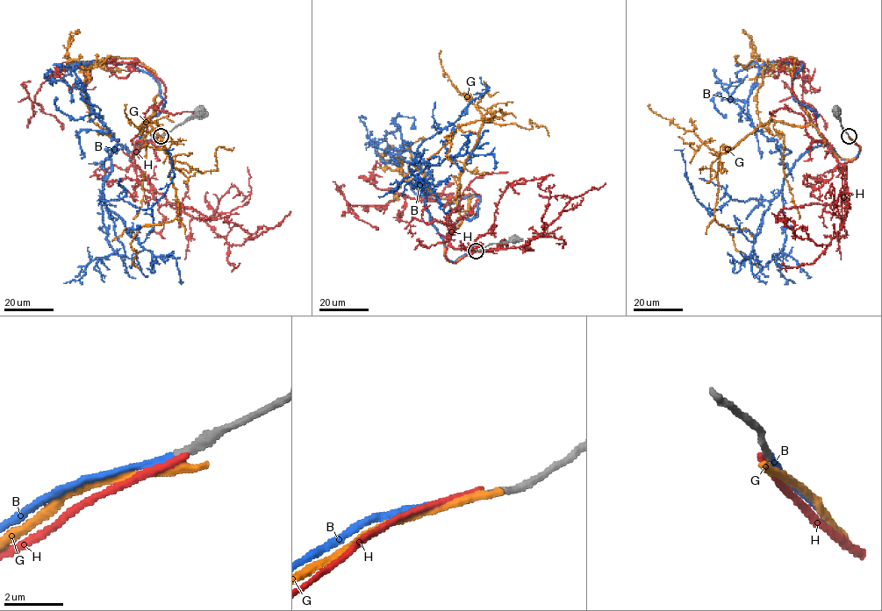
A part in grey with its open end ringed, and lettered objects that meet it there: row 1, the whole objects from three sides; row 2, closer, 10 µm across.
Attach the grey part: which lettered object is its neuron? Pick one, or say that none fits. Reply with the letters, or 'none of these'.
B

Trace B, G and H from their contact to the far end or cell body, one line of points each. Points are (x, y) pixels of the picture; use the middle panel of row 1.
B: (476, 251), (449, 261), (442, 238), (480, 198), (418, 195), (390, 161), (404, 150), (433, 180), (416, 195)
G: (476, 251), (449, 261), (444, 243), (462, 222), (459, 172), (492, 117), (445, 137), (455, 162)
H: (476, 251), (456, 262), (445, 254), (447, 237), (478, 195), (350, 205), (378, 229)

